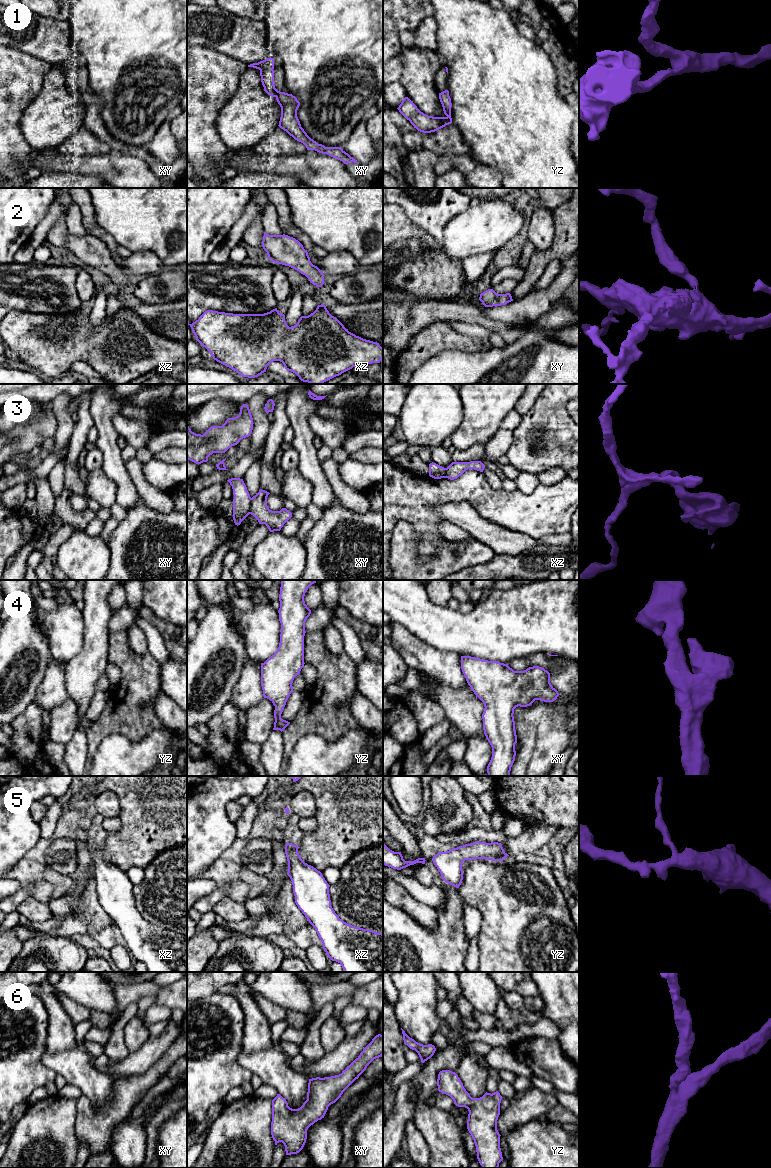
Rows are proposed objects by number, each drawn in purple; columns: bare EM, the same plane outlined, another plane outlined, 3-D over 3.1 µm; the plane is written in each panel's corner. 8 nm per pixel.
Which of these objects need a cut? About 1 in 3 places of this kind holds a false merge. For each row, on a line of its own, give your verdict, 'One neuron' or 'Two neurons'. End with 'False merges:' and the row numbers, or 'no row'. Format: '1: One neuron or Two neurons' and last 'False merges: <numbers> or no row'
1: One neuron
2: One neuron
3: Two neurons
4: One neuron
5: One neuron
6: One neuron
False merges: 3

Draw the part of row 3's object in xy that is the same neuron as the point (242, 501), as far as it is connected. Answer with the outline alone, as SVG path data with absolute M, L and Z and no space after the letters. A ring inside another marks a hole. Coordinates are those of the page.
M231 478L227 481L233 489L233 520L238 526L250 514L251 497L243 479Z

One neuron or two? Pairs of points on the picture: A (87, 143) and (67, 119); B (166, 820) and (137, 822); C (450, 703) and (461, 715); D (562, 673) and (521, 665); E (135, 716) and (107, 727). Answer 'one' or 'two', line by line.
A: two
B: one
C: one
D: one
E: one

